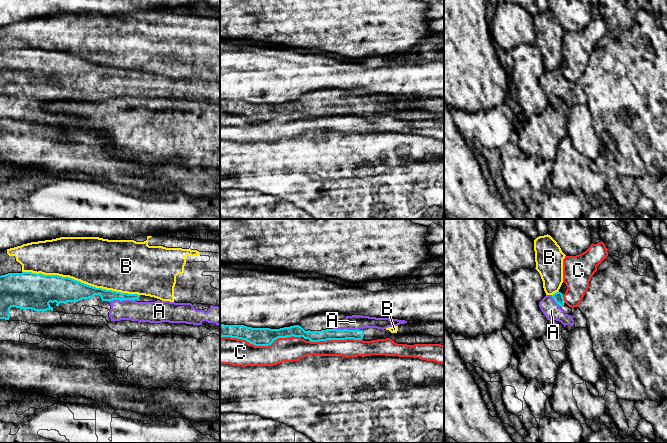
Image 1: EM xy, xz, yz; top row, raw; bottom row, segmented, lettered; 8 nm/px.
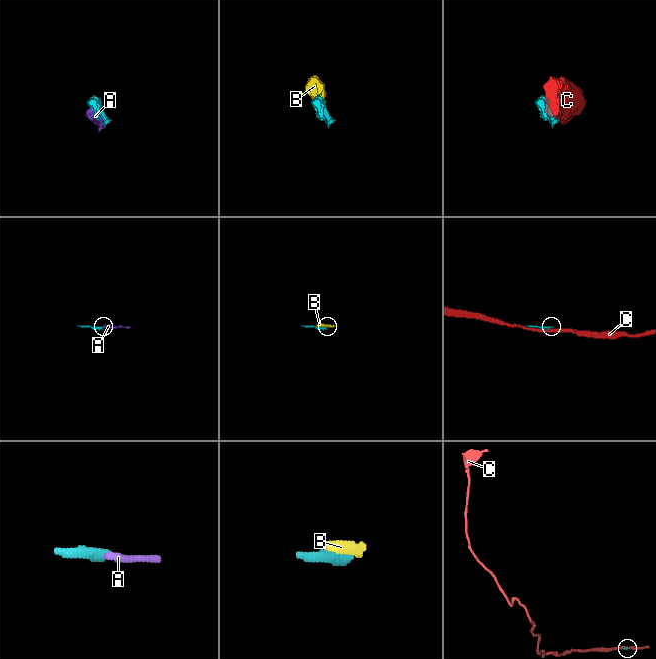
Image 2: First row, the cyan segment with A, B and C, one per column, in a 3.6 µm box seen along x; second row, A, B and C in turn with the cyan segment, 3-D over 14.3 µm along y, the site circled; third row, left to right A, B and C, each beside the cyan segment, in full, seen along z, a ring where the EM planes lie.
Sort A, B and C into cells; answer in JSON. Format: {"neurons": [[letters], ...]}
{"neurons": [["A"], ["B"], ["C"]]}

